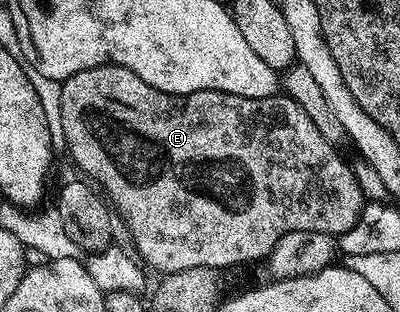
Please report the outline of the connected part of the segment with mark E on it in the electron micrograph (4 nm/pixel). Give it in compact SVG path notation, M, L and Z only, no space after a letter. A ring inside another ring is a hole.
M100 65L87 71L79 71L61 82L61 118L63 119L64 148L69 149L73 161L82 169L84 176L111 202L116 216L129 224L136 254L150 270L158 269L161 275L187 271L191 267L207 267L224 271L228 265L241 265L256 257L268 258L269 252L291 231L315 231L340 235L346 233L361 218L367 199L355 179L347 161L336 153L334 142L328 141L319 133L315 124L303 109L286 95L247 99L243 95L231 95L223 91L195 91L194 93L164 93L151 83L143 83L135 71L127 71L122 65Z

